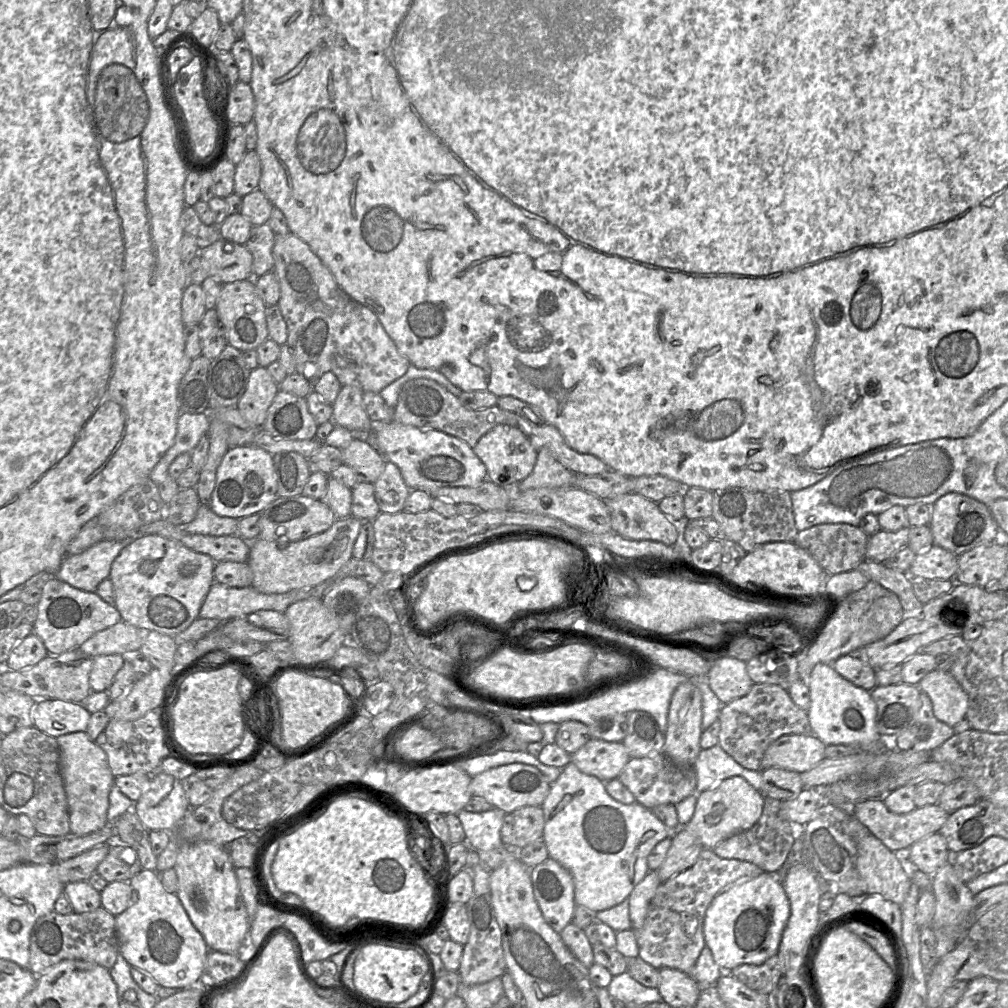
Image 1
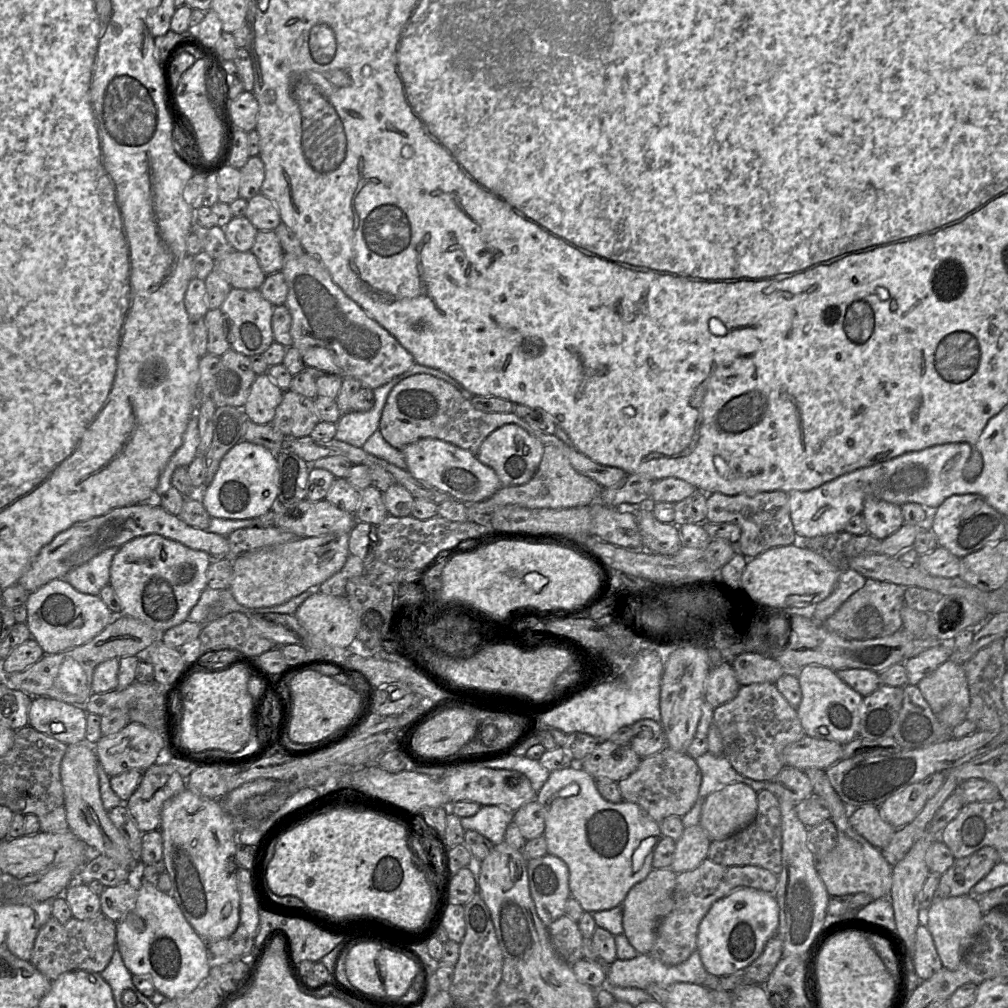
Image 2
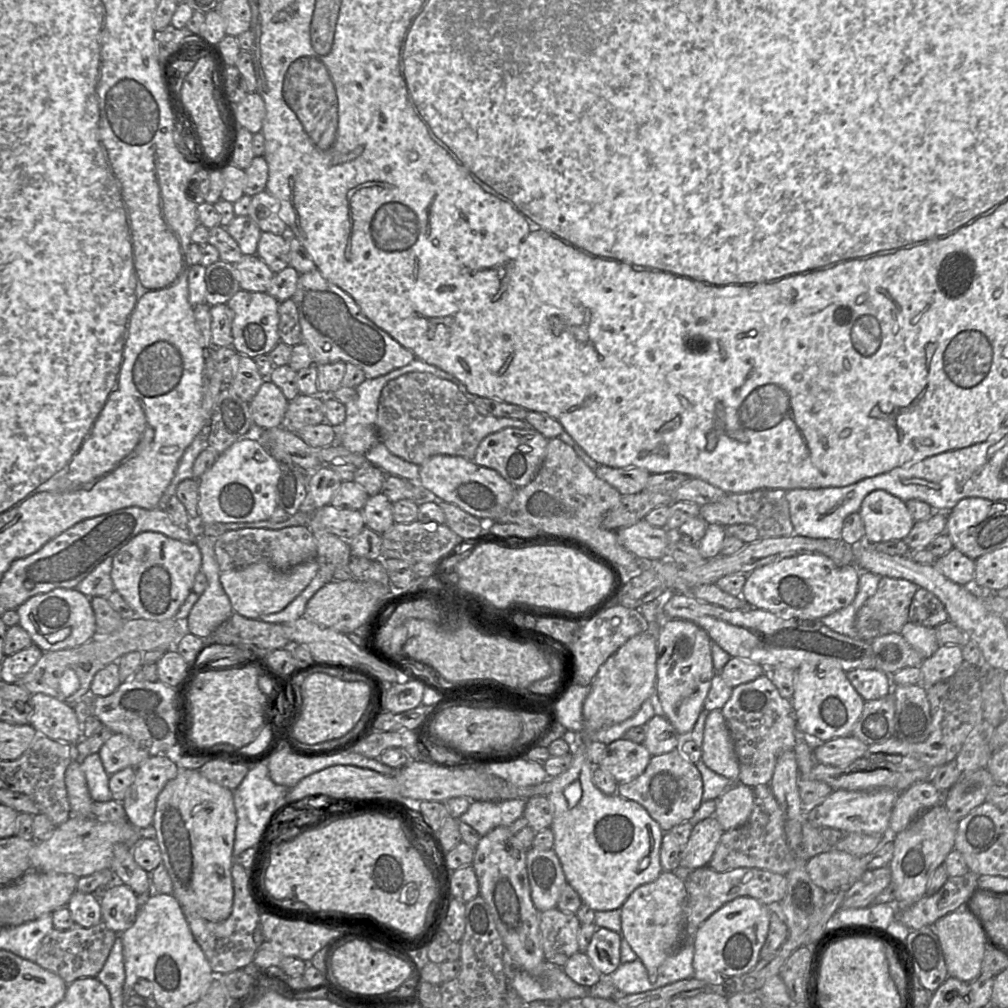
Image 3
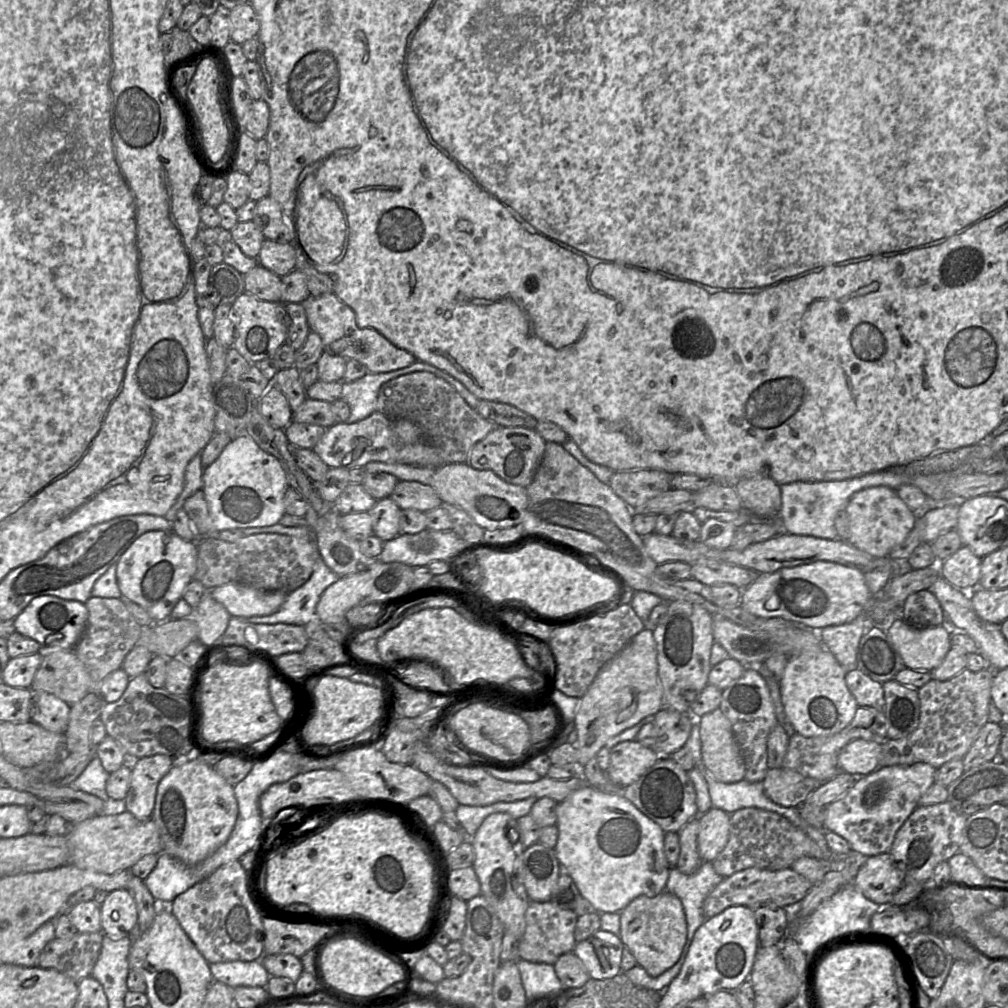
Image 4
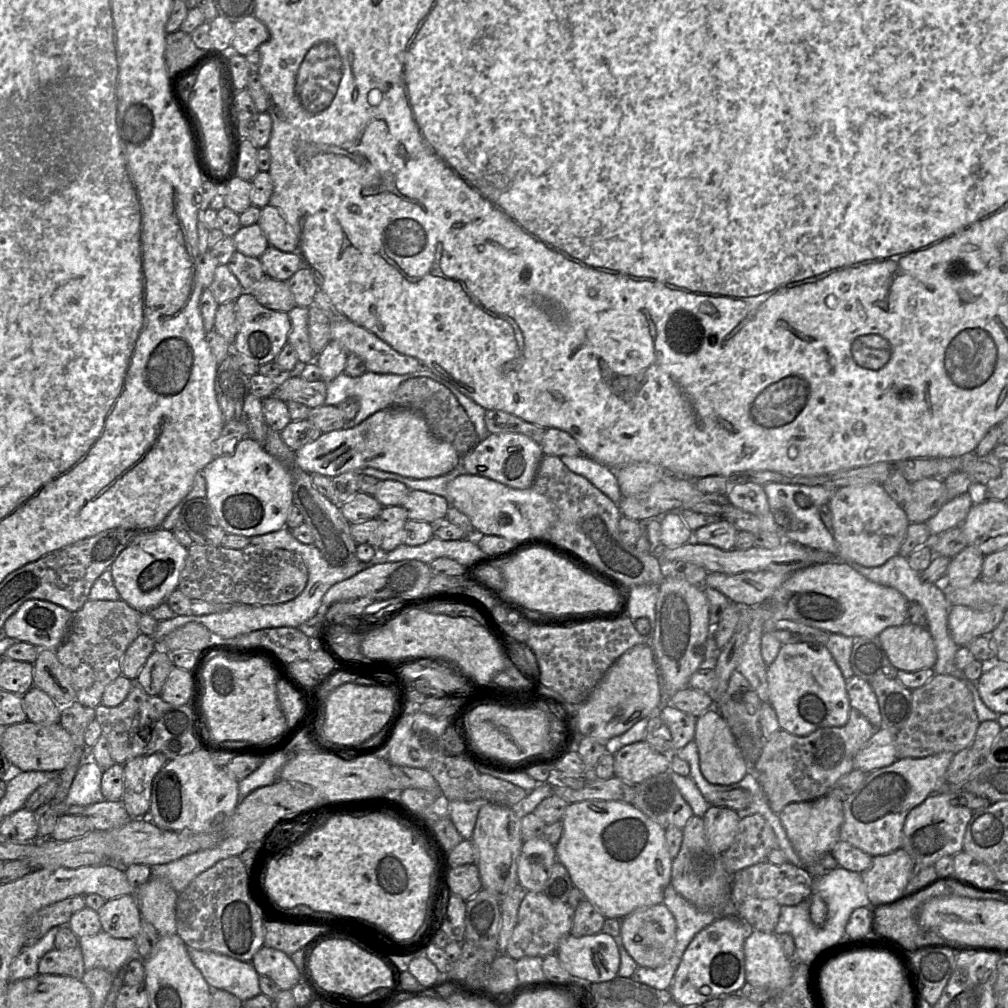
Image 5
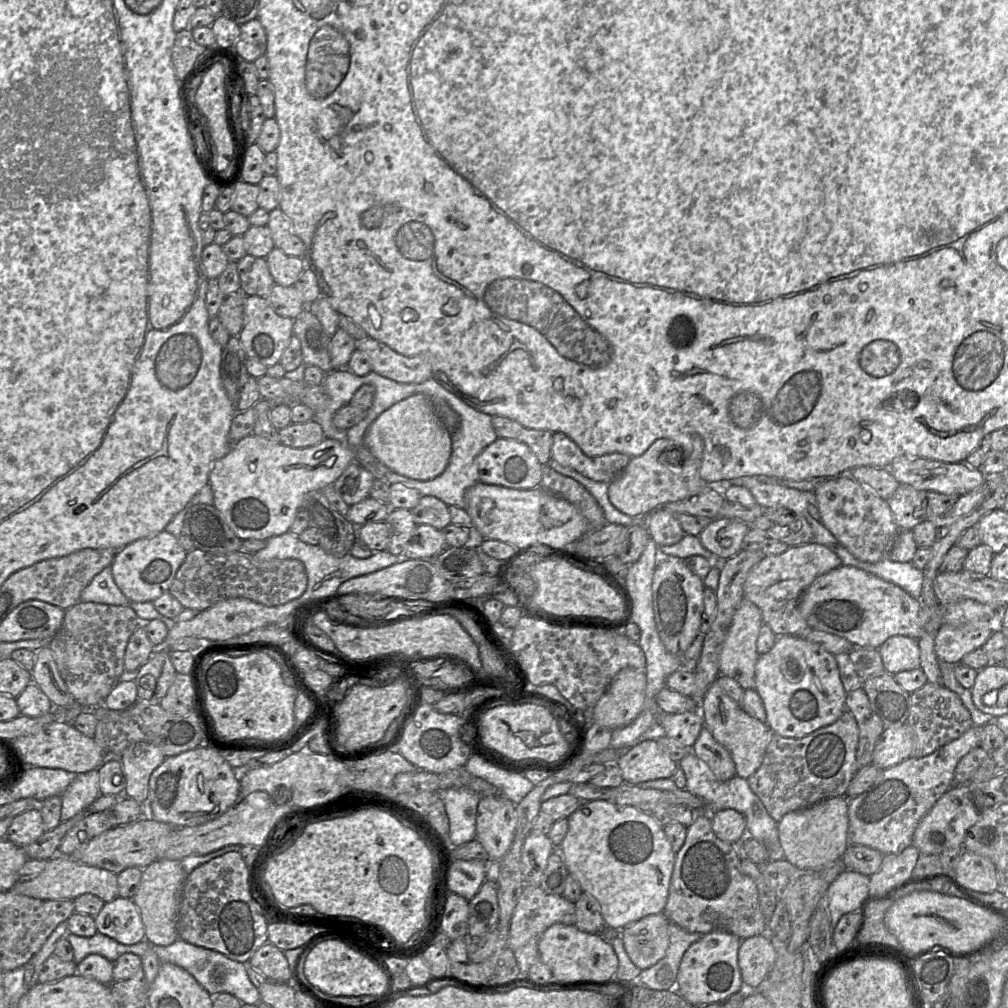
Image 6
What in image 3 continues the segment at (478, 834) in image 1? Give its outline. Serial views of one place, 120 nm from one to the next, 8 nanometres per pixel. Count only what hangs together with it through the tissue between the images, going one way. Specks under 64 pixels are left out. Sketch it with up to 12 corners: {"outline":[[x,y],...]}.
{"outline":[[526,799],[471,801],[459,818],[482,837],[523,816]]}

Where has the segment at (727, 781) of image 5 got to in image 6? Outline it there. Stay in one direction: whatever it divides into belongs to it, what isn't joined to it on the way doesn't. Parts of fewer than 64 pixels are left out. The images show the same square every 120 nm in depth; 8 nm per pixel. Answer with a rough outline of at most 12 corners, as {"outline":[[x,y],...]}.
{"outline":[[706,726],[692,752],[717,780],[736,776],[730,752]]}

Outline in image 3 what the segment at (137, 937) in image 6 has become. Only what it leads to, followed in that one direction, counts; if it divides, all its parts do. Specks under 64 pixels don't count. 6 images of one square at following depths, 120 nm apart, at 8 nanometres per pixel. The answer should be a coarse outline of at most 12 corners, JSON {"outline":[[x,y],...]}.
{"outline":[[116,881],[101,902],[117,934],[134,924],[141,898]]}

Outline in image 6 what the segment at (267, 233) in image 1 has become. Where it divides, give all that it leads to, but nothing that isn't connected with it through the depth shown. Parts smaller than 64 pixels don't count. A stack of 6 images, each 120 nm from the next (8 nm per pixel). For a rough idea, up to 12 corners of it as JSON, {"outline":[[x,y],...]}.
{"outline":[[276,247],[265,259],[275,284],[293,286],[306,268],[303,258]]}

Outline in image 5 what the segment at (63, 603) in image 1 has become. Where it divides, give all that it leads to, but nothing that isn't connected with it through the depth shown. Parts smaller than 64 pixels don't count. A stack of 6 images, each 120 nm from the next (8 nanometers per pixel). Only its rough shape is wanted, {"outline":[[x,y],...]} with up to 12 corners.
{"outline":[[25,601],[5,621],[6,637],[56,650],[73,613]]}

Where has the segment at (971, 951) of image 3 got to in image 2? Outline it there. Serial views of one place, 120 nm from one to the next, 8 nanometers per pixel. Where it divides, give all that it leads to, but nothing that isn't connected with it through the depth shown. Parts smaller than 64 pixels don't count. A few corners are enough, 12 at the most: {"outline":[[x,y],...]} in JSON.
{"outline":[[972,894],[935,898],[923,922],[956,970],[981,928]]}

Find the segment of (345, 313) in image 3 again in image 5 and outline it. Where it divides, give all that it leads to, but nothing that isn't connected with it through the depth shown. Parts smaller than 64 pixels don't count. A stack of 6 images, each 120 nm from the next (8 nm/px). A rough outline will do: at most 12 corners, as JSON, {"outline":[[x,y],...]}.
{"outline":[[349,319],[331,322],[331,340],[361,357],[369,372],[424,368]]}

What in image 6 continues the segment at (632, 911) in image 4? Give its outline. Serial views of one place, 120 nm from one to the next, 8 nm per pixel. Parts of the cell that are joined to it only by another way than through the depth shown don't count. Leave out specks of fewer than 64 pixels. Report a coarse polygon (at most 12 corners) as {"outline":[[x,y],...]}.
{"outline":[[651,914],[622,929],[640,970],[664,957],[669,923]]}

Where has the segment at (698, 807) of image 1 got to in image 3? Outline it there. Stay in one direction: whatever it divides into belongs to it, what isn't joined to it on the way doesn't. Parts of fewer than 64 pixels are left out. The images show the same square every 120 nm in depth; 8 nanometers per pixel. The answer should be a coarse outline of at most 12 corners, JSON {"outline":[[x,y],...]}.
{"outline":[[735,783],[716,799],[714,817],[724,831],[743,825],[755,794]]}

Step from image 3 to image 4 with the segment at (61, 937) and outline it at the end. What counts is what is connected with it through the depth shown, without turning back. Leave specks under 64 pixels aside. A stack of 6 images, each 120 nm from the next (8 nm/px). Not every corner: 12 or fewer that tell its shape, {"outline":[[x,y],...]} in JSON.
{"outline":[[104,933],[54,938],[38,966],[92,975]]}

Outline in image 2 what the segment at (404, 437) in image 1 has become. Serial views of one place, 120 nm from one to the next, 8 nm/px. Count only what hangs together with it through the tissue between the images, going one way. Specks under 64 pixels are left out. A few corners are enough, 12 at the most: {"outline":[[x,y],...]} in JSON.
{"outline":[[434,438],[401,450],[408,472],[464,504],[501,483],[474,454]]}

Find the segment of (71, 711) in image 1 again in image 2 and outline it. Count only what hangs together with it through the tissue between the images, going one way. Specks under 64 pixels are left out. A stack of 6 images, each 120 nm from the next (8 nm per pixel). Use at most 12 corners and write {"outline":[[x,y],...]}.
{"outline":[[32,697],[28,725],[66,745],[86,740],[83,706]]}

